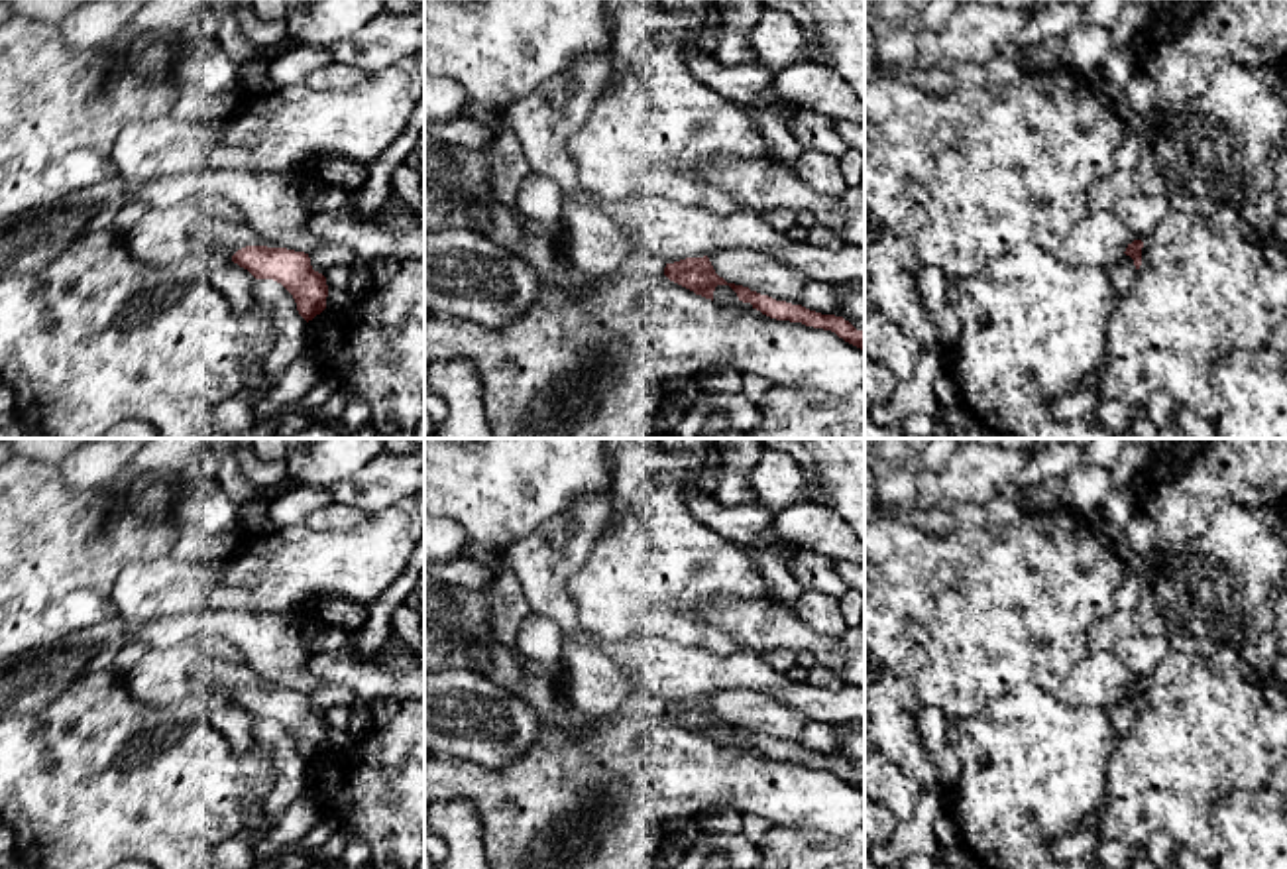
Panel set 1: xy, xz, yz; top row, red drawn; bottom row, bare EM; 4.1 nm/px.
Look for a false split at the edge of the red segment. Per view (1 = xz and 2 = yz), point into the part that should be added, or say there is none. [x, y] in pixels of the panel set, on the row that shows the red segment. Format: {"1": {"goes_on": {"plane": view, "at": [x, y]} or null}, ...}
{"1": {"goes_on": null}, "2": {"goes_on": null}}

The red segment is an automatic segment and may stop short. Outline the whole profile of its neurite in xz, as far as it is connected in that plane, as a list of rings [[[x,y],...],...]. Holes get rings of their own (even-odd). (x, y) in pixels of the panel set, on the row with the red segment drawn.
[[[707,256],[703,258],[686,258],[674,263],[666,263],[664,275],[694,291],[696,295],[701,295],[705,299],[713,301],[713,291],[717,285],[729,285],[739,301],[751,303],[753,309],[760,311],[762,315],[776,319],[776,320],[790,320],[790,322],[802,322],[806,326],[823,328],[835,332],[845,342],[865,350],[865,332],[857,330],[849,320],[835,315],[821,315],[815,311],[810,311],[802,305],[792,305],[786,301],[776,301],[768,295],[760,295],[756,291],[751,291],[749,287],[727,283],[723,277],[719,277],[709,261]]]

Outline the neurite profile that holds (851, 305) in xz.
[[[857,287],[845,295],[837,295],[837,303],[831,315],[843,317],[857,330],[865,332],[865,287]]]

